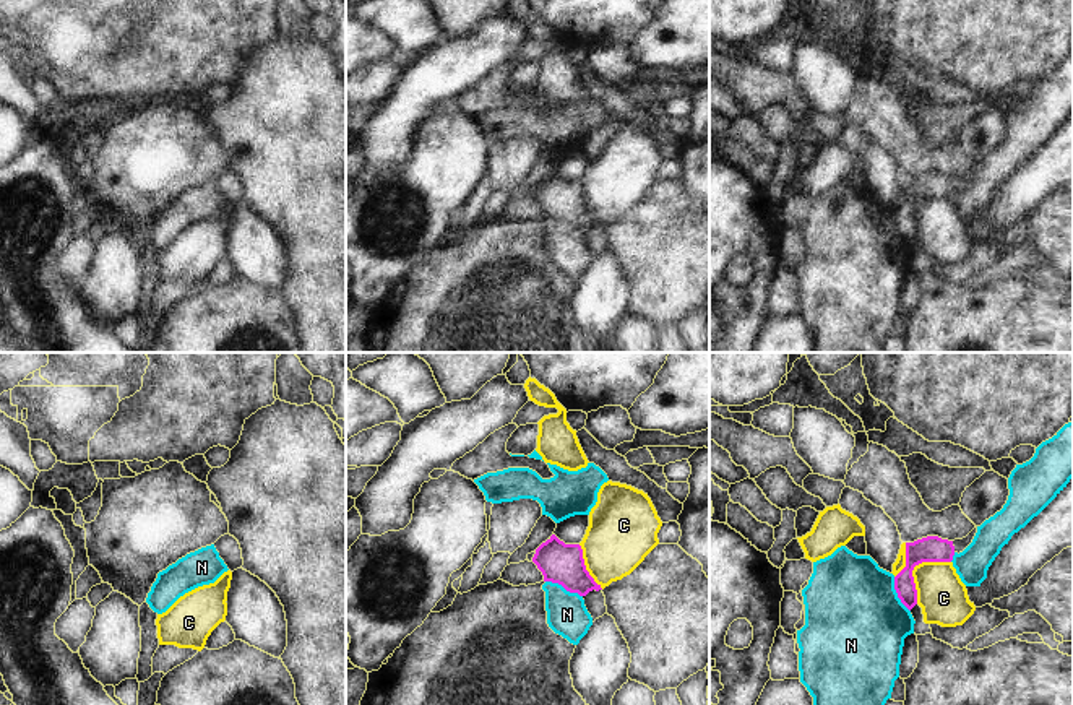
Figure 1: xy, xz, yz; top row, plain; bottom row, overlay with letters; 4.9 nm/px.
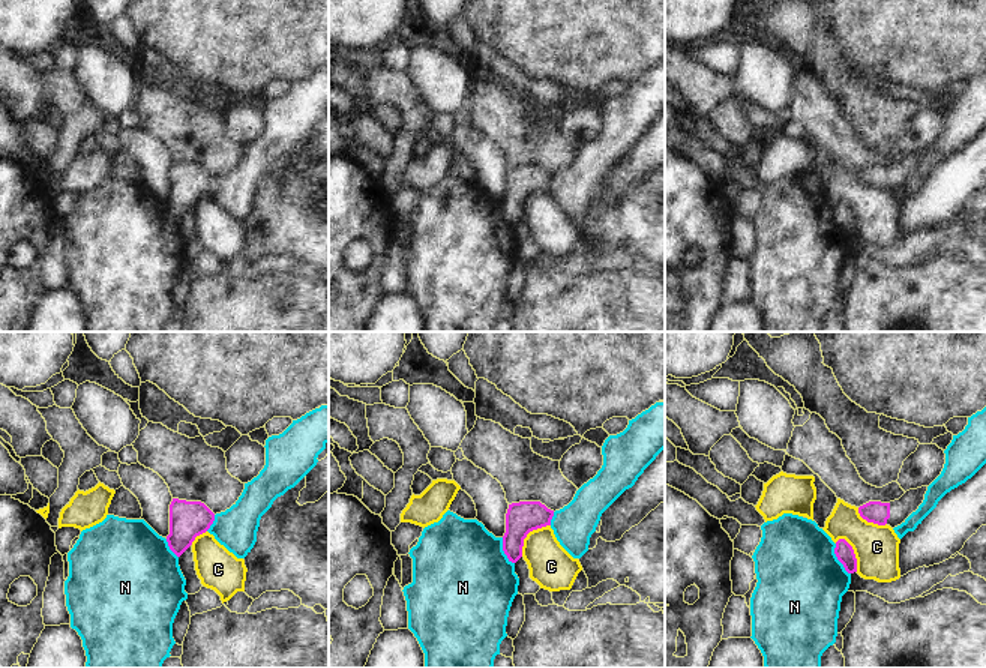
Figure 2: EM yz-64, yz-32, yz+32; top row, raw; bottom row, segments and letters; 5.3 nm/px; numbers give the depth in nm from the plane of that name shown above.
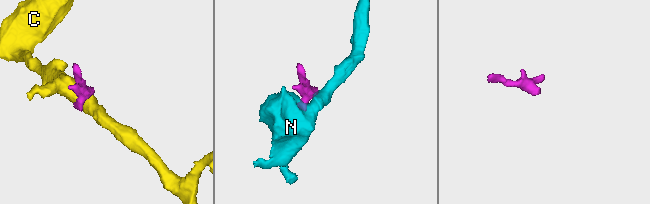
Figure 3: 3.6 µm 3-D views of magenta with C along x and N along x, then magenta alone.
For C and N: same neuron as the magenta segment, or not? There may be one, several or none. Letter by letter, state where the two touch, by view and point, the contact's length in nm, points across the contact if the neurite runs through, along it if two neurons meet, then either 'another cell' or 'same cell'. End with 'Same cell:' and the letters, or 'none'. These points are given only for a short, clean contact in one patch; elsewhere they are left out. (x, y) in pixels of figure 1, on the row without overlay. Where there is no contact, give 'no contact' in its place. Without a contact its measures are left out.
C: meets magenta in yz at (914, 202); contact 280 nm long; another cell
N: meets magenta in xz at (564, 223); contact 200 nm long; another cell
Same cell: none

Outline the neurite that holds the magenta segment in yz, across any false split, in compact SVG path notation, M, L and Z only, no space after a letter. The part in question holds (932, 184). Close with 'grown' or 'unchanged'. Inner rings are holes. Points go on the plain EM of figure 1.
M977 162L963 175L948 177L938 172L927 172L906 179L906 203L894 213L894 226L909 247L917 240L914 203L922 198L951 198L956 188L963 188L972 179L976 169Z; grown

